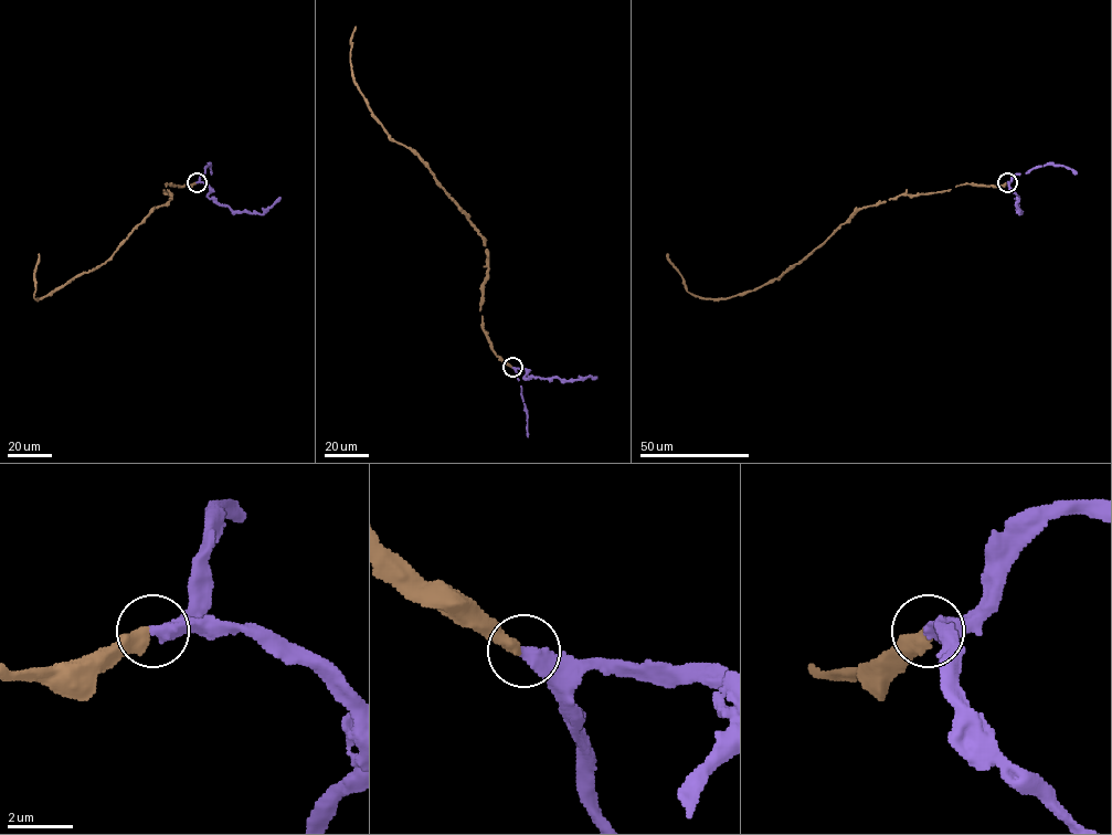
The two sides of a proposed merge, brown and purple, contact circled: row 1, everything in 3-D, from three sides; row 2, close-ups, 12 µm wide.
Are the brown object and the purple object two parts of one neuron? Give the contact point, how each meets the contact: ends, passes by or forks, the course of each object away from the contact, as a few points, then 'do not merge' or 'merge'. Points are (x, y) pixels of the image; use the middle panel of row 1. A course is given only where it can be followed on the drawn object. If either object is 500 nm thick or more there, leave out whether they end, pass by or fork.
(512, 367) | brown ends | purple ends | brown via (512, 368), (482, 328), (488, 256), (482, 235), (424, 161), (371, 114), (353, 78), (355, 28) | purple via (512, 368), (526, 370), (525, 378), (574, 380), (597, 377) | merge

